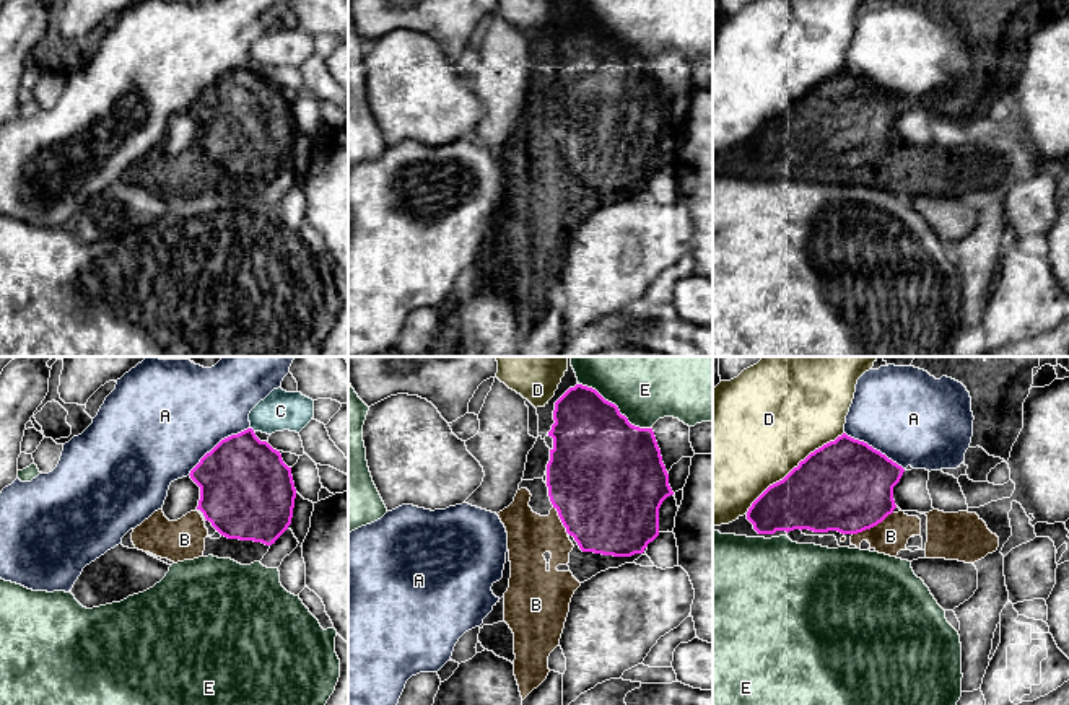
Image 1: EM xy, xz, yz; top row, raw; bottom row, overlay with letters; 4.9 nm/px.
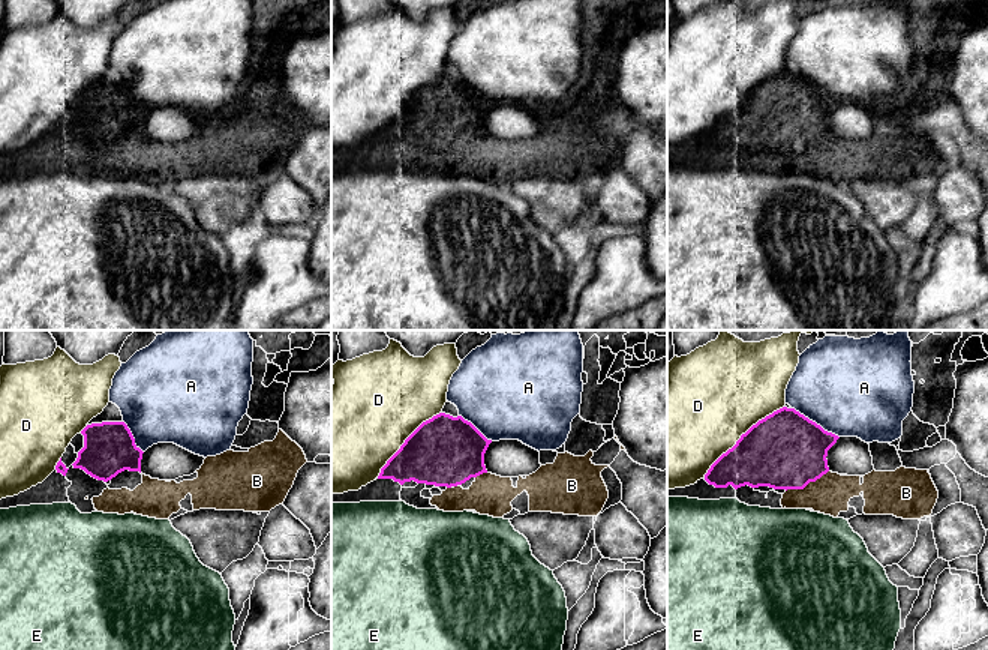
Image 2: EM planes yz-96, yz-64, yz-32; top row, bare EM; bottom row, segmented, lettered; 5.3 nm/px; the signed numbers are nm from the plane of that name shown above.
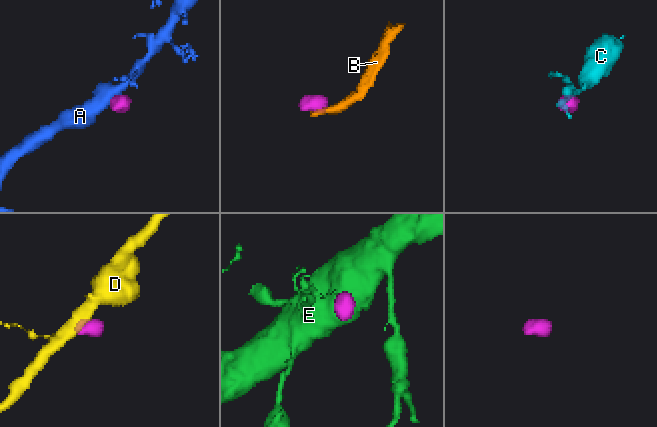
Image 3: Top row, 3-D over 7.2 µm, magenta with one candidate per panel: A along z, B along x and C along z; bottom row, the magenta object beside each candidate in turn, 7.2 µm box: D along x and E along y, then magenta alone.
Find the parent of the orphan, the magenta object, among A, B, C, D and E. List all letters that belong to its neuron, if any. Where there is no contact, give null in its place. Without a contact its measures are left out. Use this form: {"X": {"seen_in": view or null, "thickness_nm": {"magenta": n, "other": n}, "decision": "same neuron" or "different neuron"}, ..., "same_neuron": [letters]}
{"A": {"seen_in": "xy", "thickness_nm": {"magenta": 440, "other": 480}, "decision": "different neuron"}, "B": {"seen_in": "yz", "thickness_nm": {"magenta": 460, "other": 170}, "decision": "same neuron"}, "C": {"seen_in": null, "decision": "different neuron"}, "D": {"seen_in": "yz", "thickness_nm": {"magenta": 440, "other": 500}, "decision": "different neuron"}, "E": {"seen_in": "xz", "thickness_nm": {"magenta": 440, "other": 280}, "decision": "different neuron"}, "same_neuron": ["B"]}

